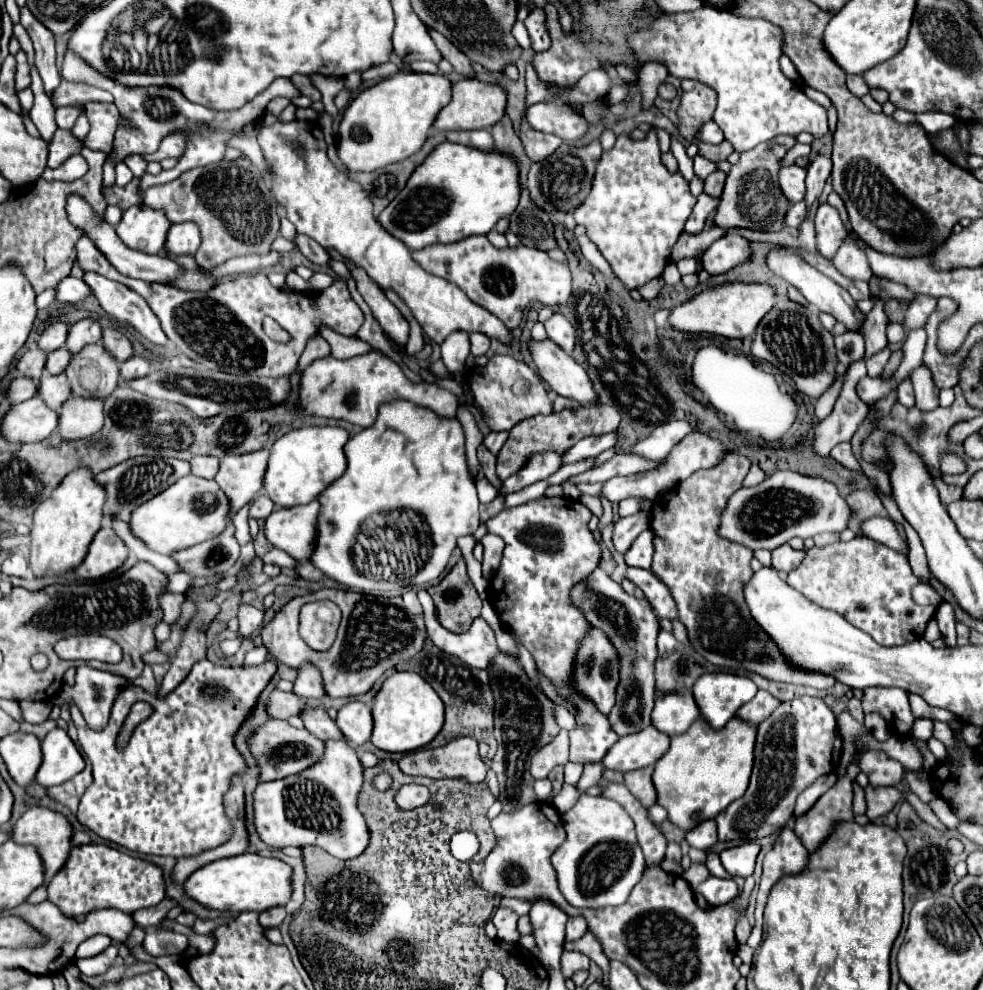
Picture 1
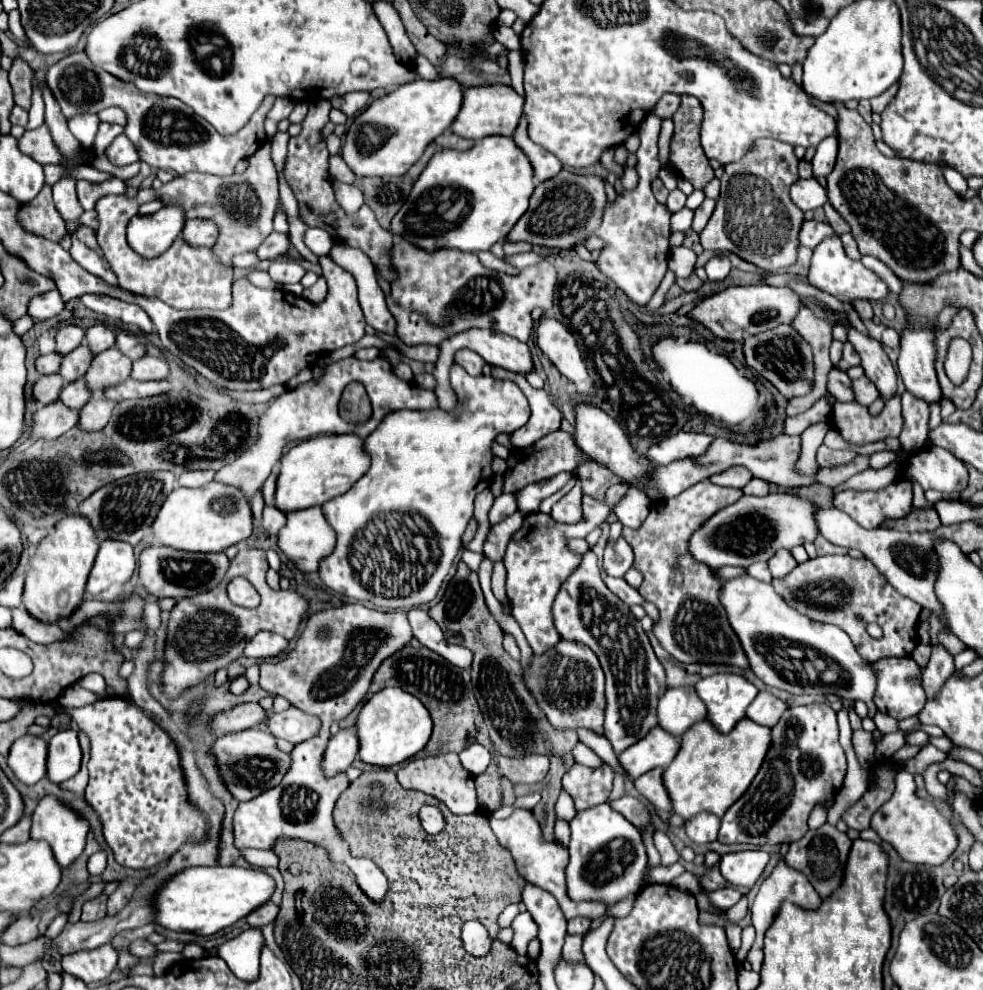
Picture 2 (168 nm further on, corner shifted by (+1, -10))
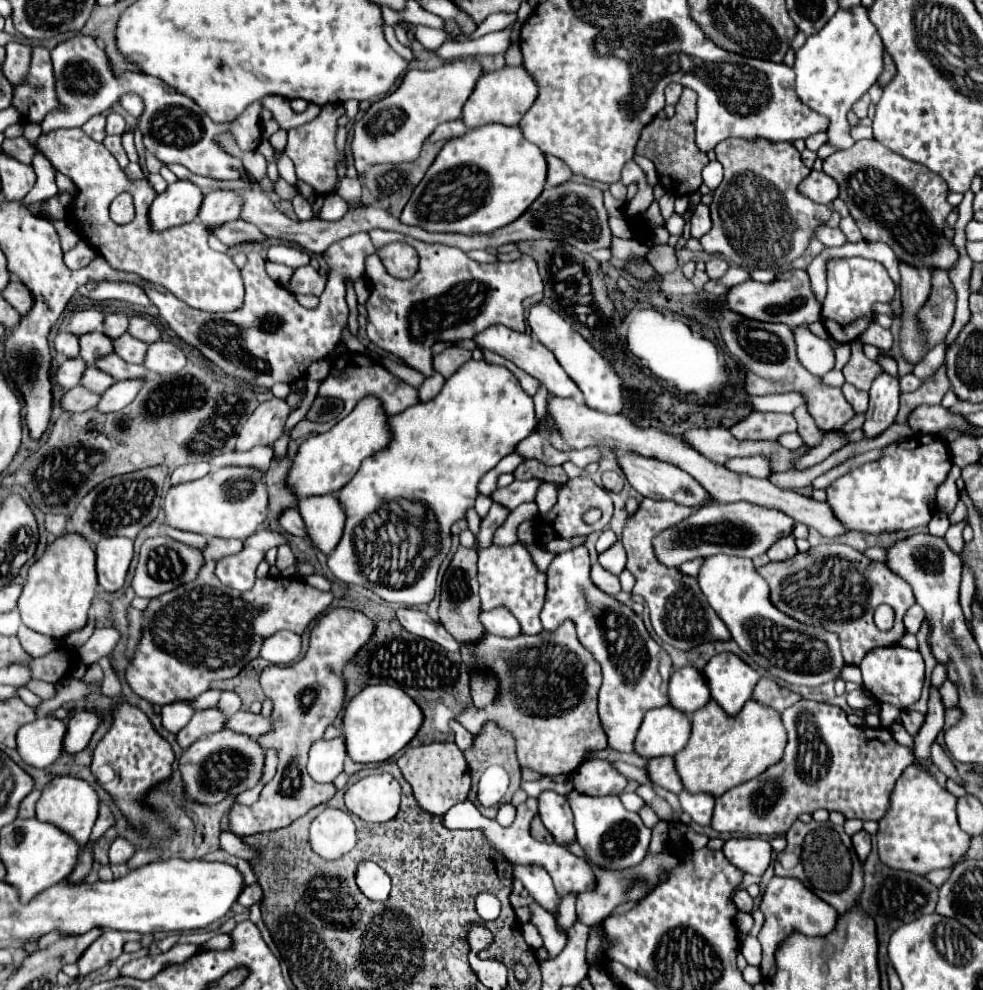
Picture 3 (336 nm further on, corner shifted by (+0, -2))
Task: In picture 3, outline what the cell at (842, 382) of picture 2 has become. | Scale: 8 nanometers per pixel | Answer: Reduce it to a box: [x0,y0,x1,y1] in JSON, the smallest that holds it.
[794,326,834,376]

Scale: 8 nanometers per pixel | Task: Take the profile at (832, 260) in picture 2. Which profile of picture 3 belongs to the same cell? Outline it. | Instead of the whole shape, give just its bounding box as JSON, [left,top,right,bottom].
[822,258,896,342]

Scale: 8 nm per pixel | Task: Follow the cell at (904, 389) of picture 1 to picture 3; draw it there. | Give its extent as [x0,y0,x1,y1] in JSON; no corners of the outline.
[900,374,920,392]

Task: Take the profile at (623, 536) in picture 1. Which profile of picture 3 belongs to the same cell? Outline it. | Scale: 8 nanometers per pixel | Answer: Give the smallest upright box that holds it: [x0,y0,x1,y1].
[598,542,626,576]

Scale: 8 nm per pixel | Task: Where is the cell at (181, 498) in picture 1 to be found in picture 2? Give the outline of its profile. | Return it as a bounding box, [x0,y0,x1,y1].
[151,482,253,552]

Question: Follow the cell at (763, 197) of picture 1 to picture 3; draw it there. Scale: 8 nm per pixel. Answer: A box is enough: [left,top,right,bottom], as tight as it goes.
[700,138,832,270]

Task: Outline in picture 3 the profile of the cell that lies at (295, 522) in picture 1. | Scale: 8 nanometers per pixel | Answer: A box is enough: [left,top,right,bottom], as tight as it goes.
[298,494,346,554]

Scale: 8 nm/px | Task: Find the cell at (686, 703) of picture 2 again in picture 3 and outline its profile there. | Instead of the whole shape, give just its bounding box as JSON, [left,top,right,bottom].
[670,666,710,714]

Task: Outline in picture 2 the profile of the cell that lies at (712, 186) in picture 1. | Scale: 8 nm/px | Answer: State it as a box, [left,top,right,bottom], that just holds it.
[693,198,715,232]

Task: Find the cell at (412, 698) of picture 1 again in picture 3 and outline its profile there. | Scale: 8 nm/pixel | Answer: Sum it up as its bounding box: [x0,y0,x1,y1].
[344,684,422,764]

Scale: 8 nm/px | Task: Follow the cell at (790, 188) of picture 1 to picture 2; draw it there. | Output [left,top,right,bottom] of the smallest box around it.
[789,178,827,212]

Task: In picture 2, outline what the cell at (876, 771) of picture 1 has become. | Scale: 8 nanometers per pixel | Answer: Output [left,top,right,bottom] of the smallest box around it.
[871,770,957,864]

